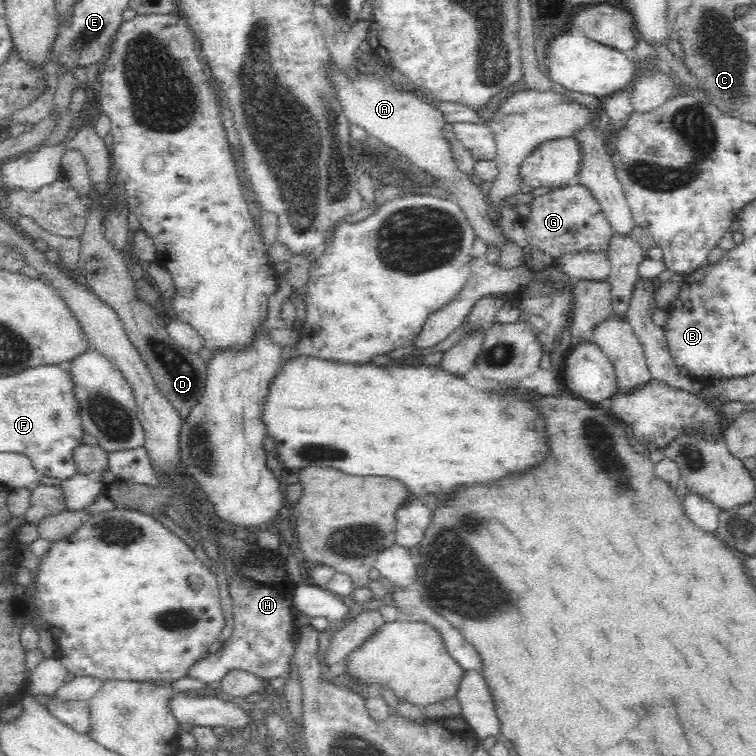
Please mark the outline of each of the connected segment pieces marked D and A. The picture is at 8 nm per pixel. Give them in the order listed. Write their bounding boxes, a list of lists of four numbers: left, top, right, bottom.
[[76,206,209,421],[335,71,512,251]]

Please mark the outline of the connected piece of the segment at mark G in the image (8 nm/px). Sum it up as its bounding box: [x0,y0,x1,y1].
[525,181,614,257]

